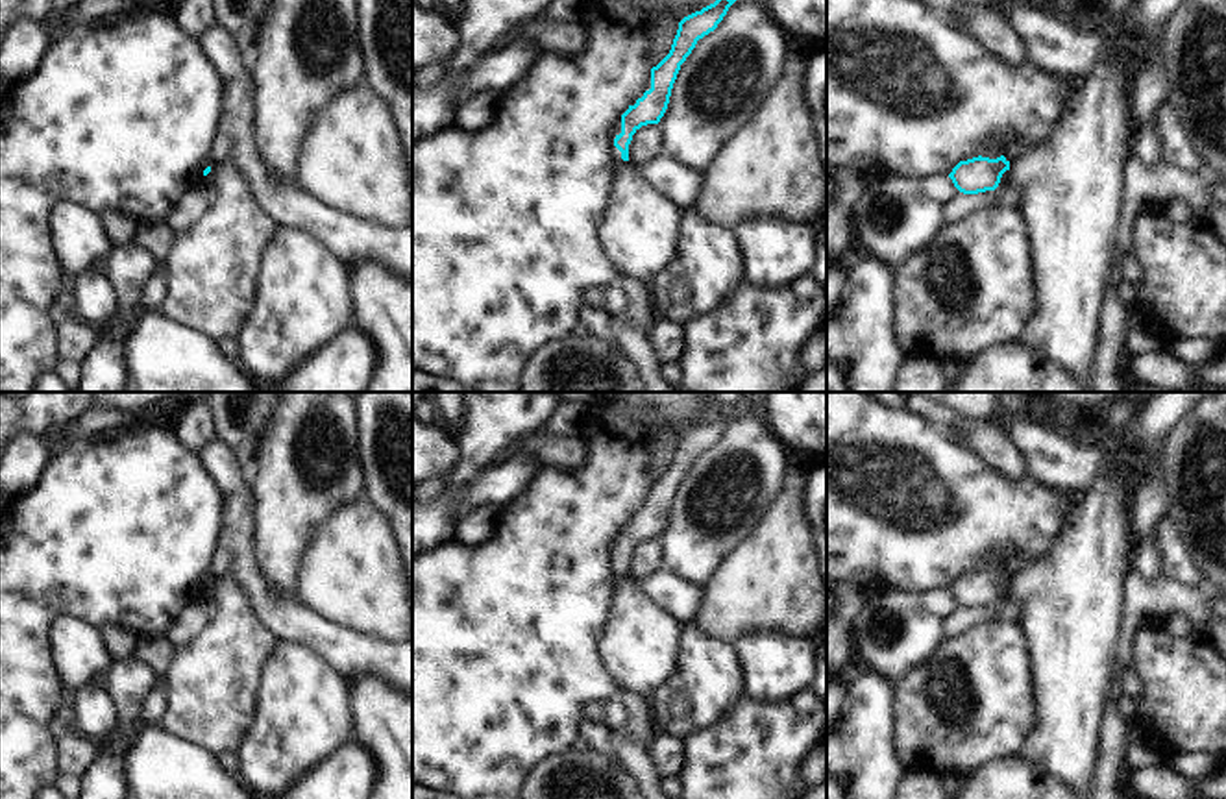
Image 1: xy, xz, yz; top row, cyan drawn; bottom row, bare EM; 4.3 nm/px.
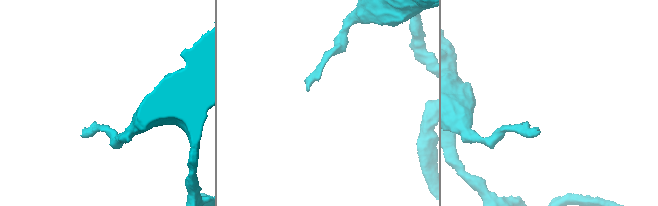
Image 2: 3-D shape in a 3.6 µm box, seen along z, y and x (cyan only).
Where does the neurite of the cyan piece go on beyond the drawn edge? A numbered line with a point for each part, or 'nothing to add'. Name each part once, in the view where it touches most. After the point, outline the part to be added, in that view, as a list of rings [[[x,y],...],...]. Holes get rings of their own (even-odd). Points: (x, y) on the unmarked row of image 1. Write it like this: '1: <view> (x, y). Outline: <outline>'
nothing to add

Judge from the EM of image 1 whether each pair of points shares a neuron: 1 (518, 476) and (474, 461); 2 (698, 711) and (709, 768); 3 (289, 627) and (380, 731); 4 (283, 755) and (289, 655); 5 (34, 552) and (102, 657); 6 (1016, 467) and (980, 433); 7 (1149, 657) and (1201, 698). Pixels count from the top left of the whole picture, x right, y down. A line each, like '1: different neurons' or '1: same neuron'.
1: different neurons
2: different neurons
3: different neurons
4: same neuron
5: different neurons
6: same neuron
7: same neuron

